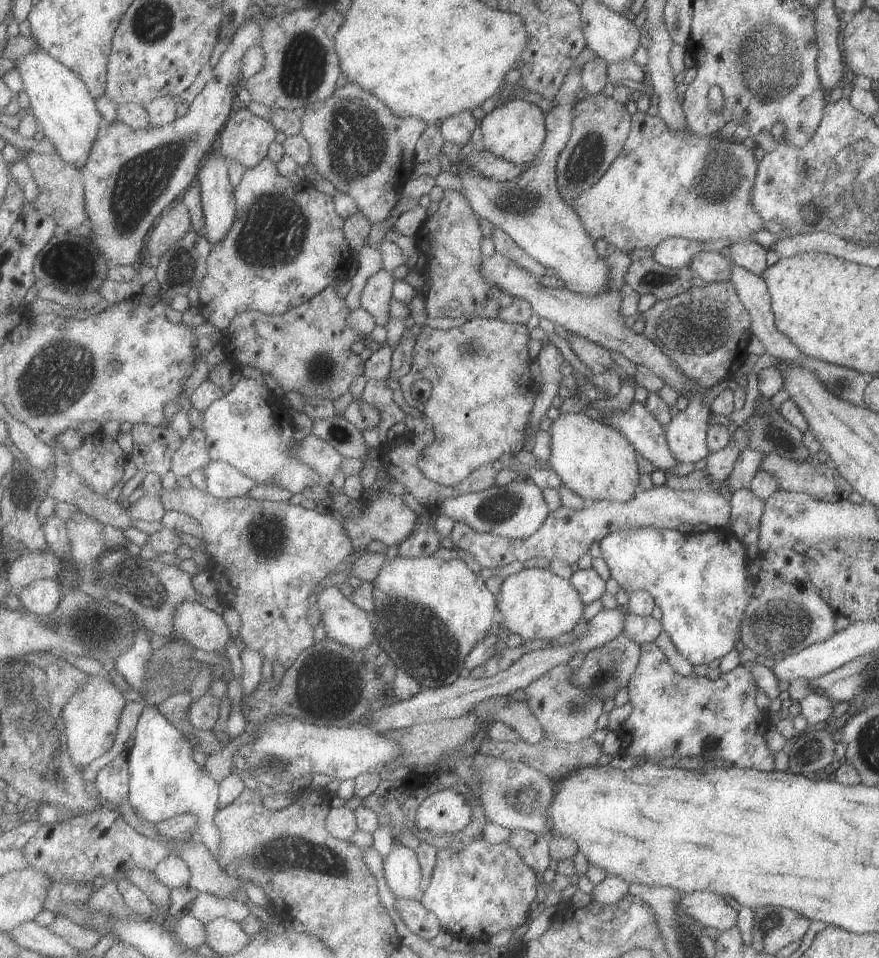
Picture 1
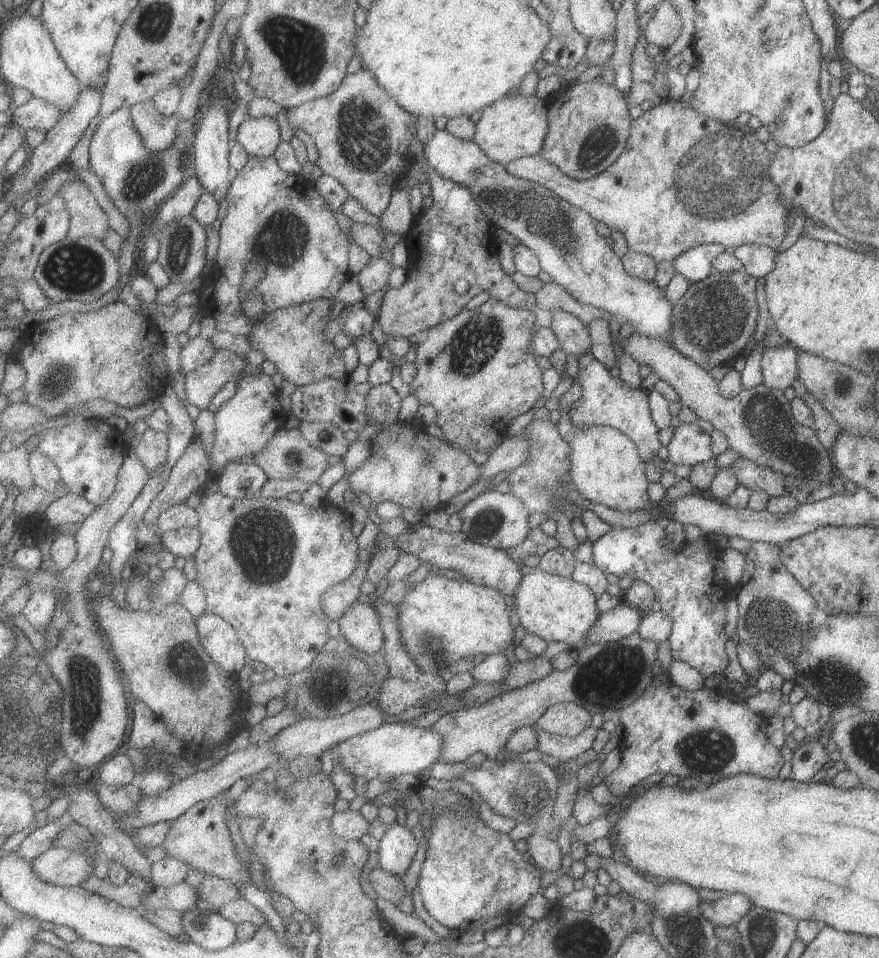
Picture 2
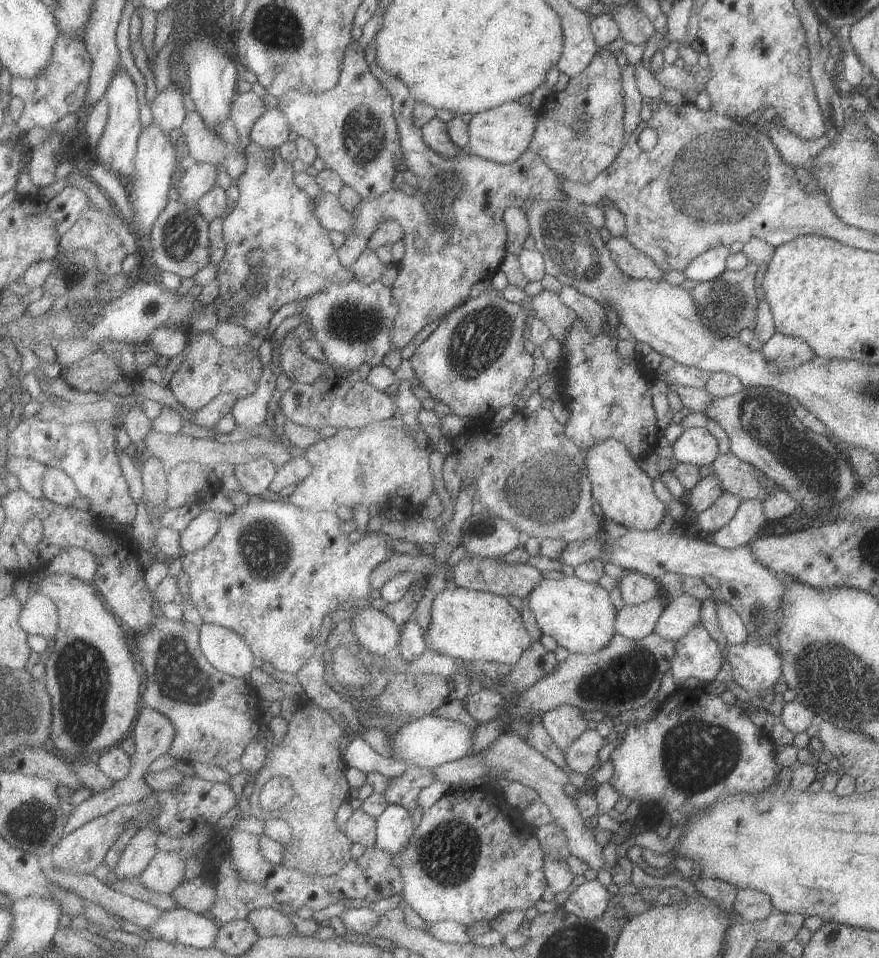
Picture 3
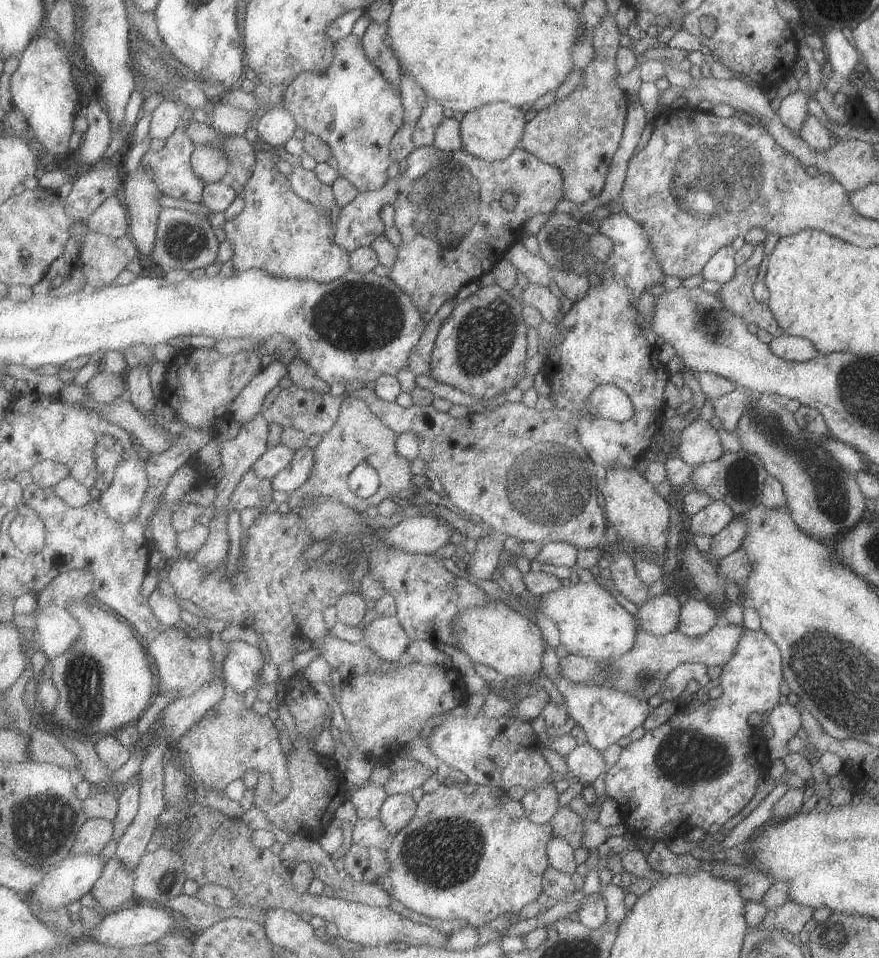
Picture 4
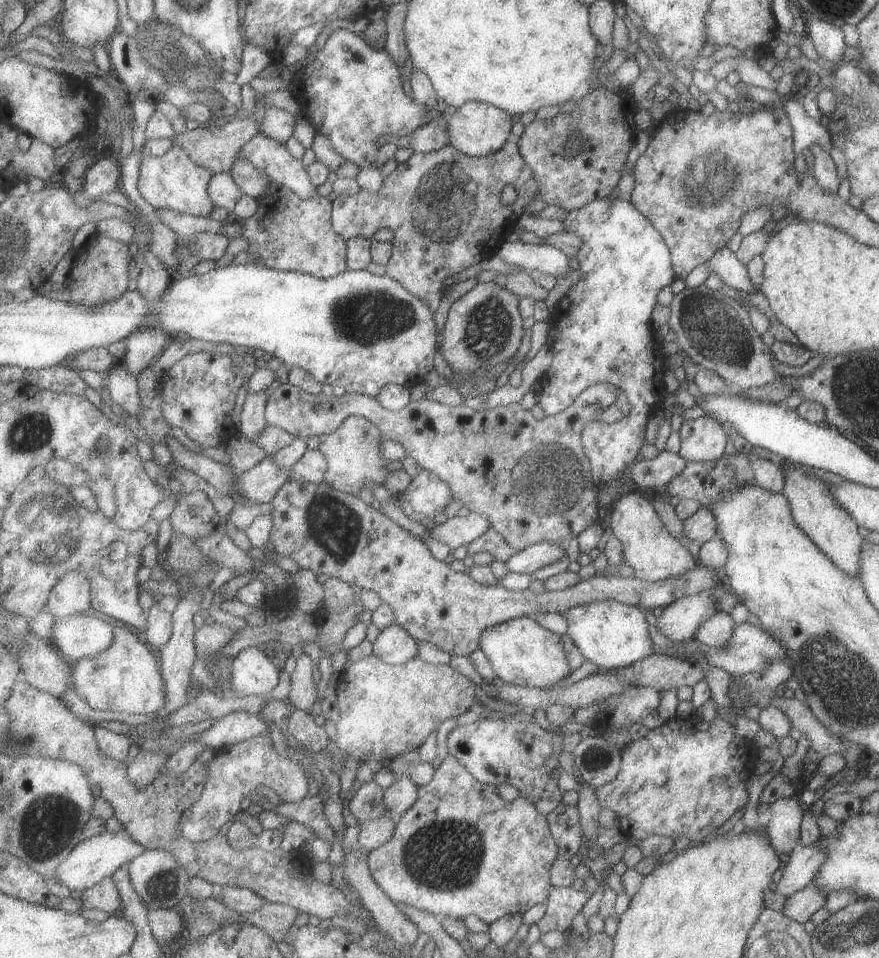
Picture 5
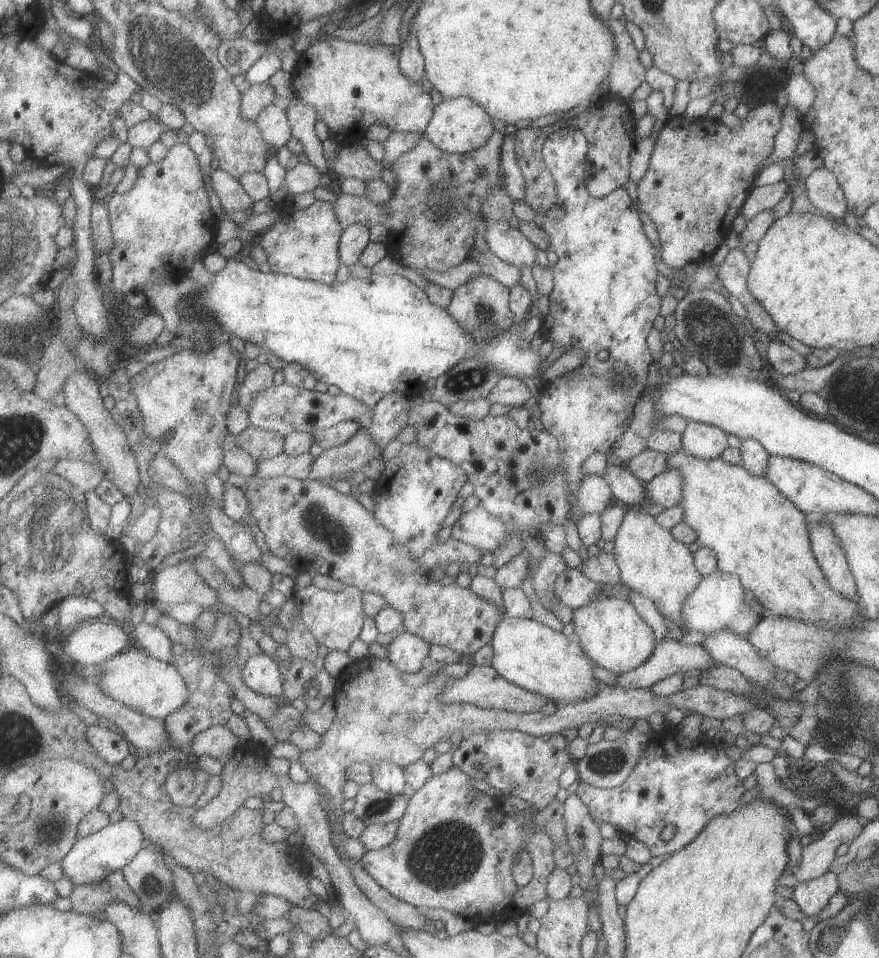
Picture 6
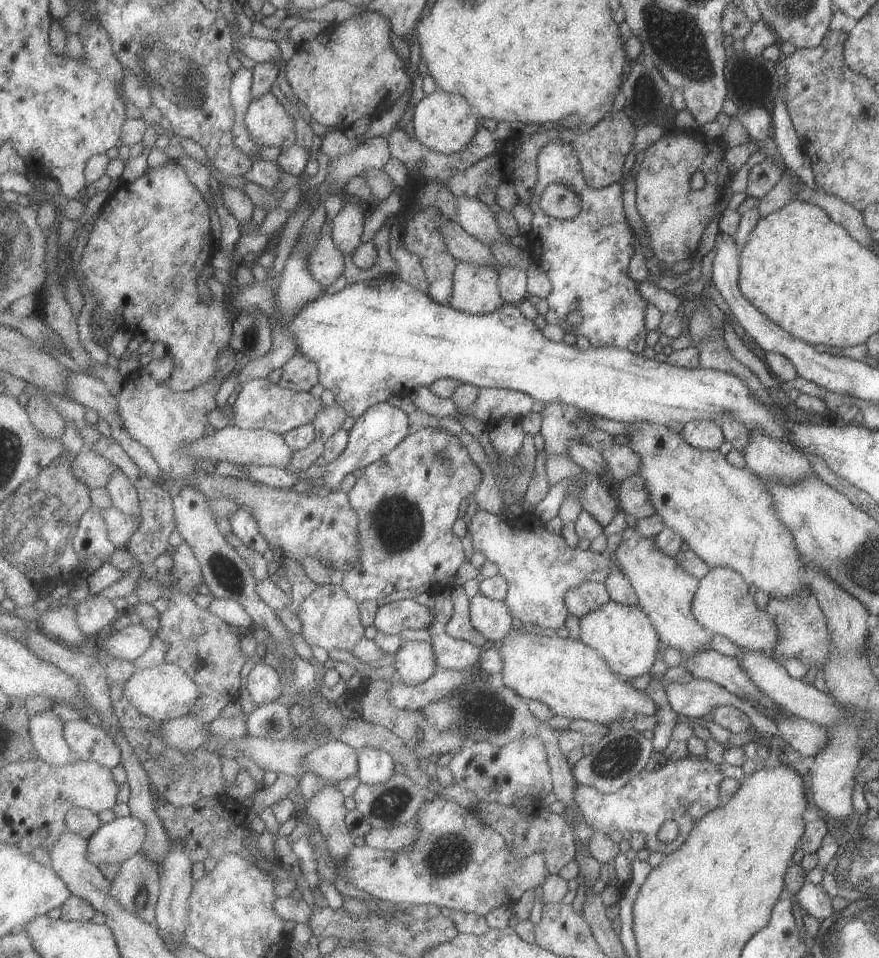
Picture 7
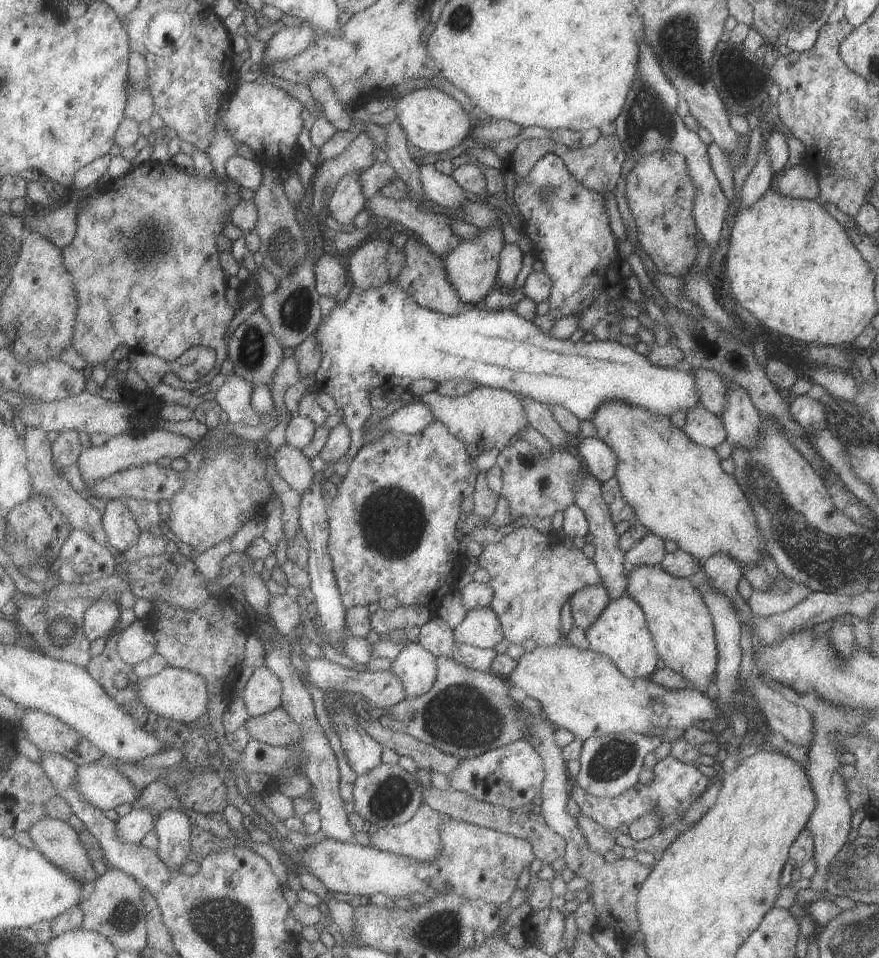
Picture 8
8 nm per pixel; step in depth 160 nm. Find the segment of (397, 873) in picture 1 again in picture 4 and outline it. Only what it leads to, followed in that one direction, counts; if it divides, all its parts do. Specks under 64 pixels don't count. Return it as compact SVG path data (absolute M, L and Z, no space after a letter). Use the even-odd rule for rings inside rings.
M411 793L389 795L383 805L380 819L393 837L401 832L418 813L418 803L413 800Z

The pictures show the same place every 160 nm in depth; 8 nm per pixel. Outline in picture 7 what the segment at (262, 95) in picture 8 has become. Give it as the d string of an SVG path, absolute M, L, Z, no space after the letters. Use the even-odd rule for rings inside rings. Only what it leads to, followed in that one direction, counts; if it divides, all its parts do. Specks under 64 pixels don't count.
M272 93L252 101L246 114L246 125L254 139L263 146L278 146L283 151L295 145L297 140L295 119Z

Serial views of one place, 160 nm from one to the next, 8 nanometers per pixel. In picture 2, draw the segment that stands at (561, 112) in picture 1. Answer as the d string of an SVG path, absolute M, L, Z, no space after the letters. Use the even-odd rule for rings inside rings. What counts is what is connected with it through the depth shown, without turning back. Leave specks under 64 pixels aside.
M445 128L431 138L424 158L445 178L468 186L493 226L511 233L519 243L534 252L540 270L547 272L551 280L562 286L574 300L610 312L619 322L631 324L635 333L670 344L668 330L672 305L665 299L665 290L657 288L653 281L629 276L620 258L597 234L594 220L584 210L559 198L554 191L539 183L511 176L503 163L491 160L474 140L460 139Z

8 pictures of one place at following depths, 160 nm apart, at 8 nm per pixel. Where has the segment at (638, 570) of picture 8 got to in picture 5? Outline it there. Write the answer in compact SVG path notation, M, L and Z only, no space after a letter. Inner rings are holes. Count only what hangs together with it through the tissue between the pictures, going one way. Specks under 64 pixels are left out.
M631 486L622 492L608 509L612 534L622 546L623 564L634 570L634 578L647 582L677 576L694 567L696 561L686 546L679 544L677 539L667 532L652 500L651 492Z

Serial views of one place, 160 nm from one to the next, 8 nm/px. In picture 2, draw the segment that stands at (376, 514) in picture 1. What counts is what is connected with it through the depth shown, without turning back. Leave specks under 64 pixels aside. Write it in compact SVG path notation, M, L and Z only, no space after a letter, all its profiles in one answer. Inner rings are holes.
M419 521L409 525L408 529L398 537L393 538L393 541L395 547L400 551L414 554L421 559L421 562L433 564L440 571L448 571L454 575L463 574L477 584L496 588L509 596L512 596L512 592L522 577L521 572L519 572L521 565L511 560L511 555L508 555L505 549L495 549L482 545L473 540L465 529L458 533L447 533L445 529L440 531L429 524L425 525L423 521Z

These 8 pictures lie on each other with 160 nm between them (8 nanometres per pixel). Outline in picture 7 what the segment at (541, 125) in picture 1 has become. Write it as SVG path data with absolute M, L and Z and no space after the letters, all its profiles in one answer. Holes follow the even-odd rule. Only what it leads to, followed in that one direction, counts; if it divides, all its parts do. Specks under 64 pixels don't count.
M437 89L415 106L413 132L425 146L445 154L453 154L465 150L474 141L483 119L480 110L462 94Z

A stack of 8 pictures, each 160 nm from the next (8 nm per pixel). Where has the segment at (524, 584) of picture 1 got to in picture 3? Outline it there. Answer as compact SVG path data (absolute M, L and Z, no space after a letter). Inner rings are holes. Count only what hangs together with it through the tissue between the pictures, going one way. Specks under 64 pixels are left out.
M574 575L559 580L543 579L527 598L527 606L542 635L549 635L568 653L590 654L607 646L615 635L615 610L609 594L597 582L579 580Z

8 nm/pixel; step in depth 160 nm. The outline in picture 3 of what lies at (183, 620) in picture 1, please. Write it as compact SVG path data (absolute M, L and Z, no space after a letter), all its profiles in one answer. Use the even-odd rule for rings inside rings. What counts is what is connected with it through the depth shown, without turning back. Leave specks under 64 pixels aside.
M203 622L200 645L211 664L224 673L243 679L254 668L252 646L243 635L226 626Z

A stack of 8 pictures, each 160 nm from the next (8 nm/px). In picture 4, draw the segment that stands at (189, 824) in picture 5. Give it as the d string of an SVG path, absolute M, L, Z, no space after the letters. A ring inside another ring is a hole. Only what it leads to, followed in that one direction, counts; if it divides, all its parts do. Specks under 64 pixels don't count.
M223 674L225 684L224 699L213 709L205 713L194 727L191 727L172 748L175 752L186 755L187 767L203 782L205 788L215 787L223 791L233 780L242 778L247 770L255 770L258 774L269 771L273 778L272 794L268 802L278 805L287 800L294 787L290 776L286 754L279 742L281 730L275 728L274 720L267 715L259 715L255 710L247 708L246 697L236 691Z

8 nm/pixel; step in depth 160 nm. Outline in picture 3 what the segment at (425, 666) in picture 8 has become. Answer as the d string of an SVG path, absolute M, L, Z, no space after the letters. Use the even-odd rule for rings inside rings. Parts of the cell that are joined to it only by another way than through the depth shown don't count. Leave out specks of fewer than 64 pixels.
M372 607L353 612L350 618L360 643L382 657L396 652L401 644L401 625L395 617Z

